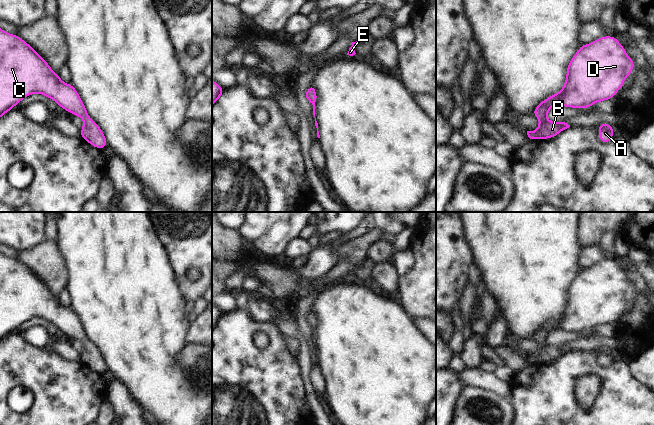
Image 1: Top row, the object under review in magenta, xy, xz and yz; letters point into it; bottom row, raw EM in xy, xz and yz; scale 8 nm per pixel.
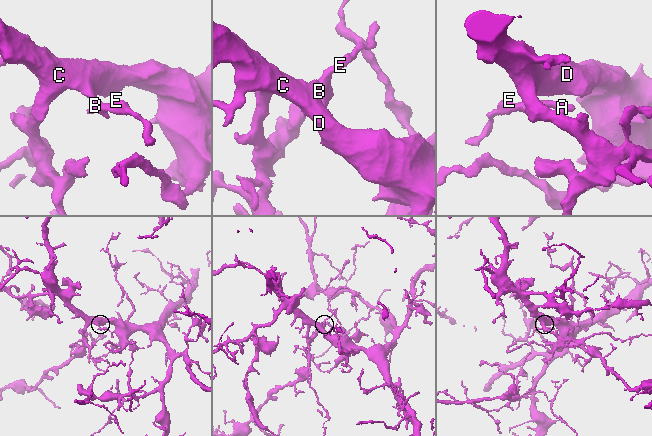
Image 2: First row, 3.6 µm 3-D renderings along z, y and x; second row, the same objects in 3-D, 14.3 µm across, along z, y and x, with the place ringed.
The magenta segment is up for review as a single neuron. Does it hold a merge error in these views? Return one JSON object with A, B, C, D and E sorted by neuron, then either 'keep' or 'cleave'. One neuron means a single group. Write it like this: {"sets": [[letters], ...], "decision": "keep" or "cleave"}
{"sets": [["A", "B", "C", "D", "E"]], "decision": "keep"}

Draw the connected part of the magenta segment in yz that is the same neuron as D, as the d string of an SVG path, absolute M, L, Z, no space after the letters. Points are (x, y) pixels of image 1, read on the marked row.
M615 35L582 44L567 66L561 91L546 97L533 110L539 126L535 131L527 131L528 137L551 139L570 127L565 122L547 119L552 106L590 109L595 103L612 100L635 65Z

